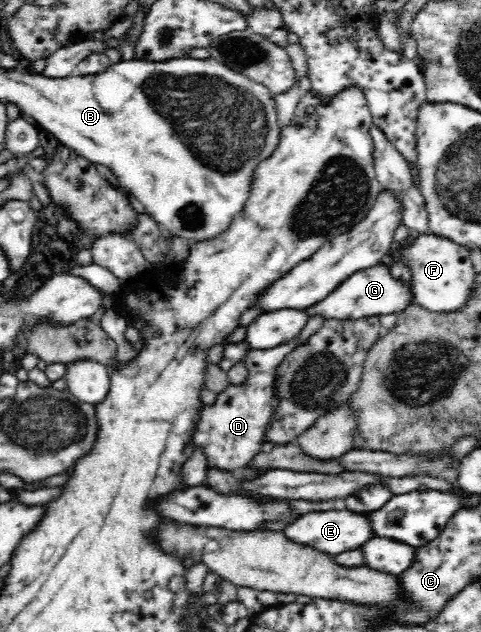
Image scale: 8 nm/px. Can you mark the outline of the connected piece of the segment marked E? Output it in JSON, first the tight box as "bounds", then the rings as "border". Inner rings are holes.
{"bounds":[283,505,375,555],"border":[[[342,505],[327,511],[308,512],[283,530],[292,541],[316,548],[325,554],[337,555],[347,550],[361,549],[367,540],[375,537],[371,517],[364,512],[355,512]]]}

